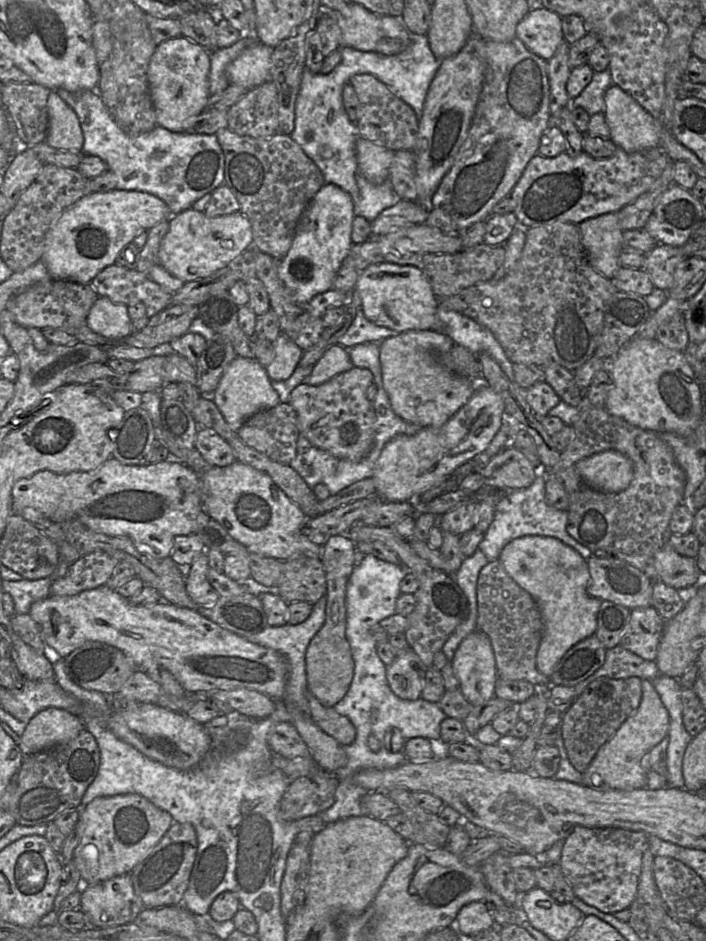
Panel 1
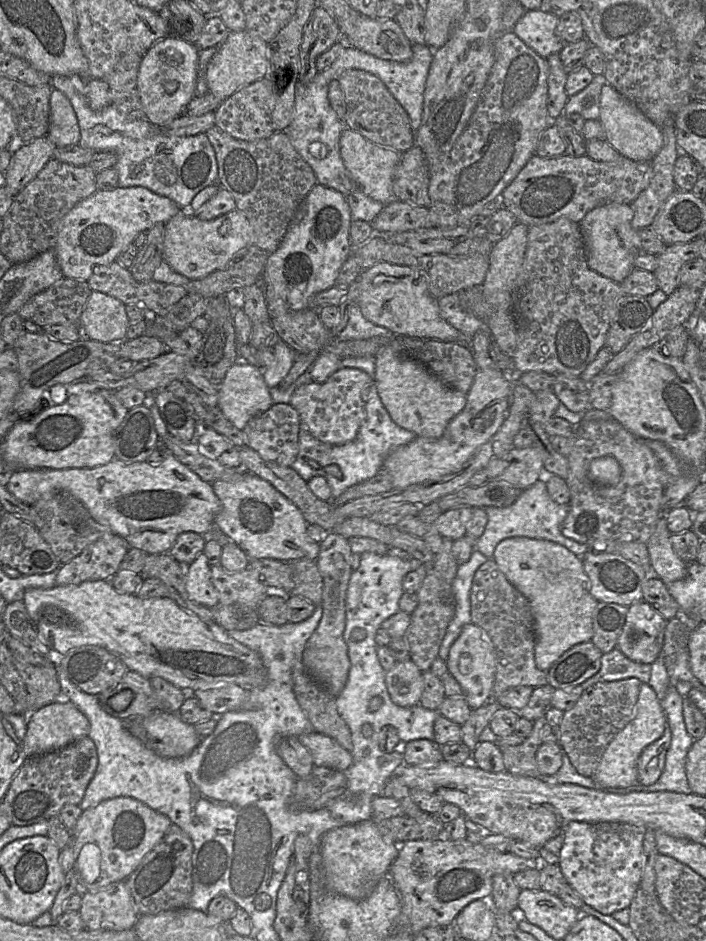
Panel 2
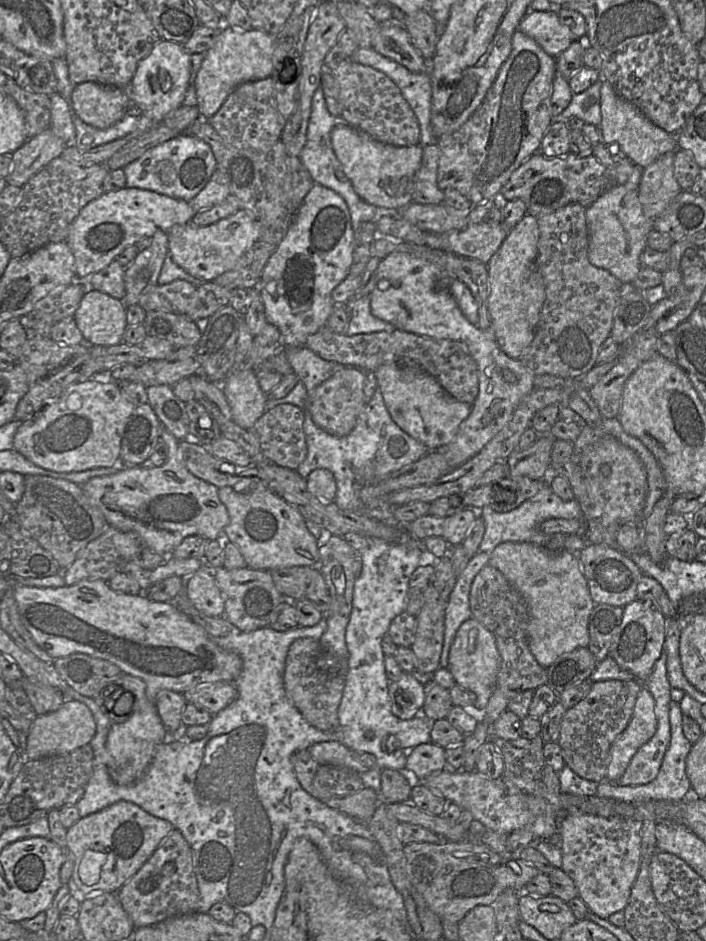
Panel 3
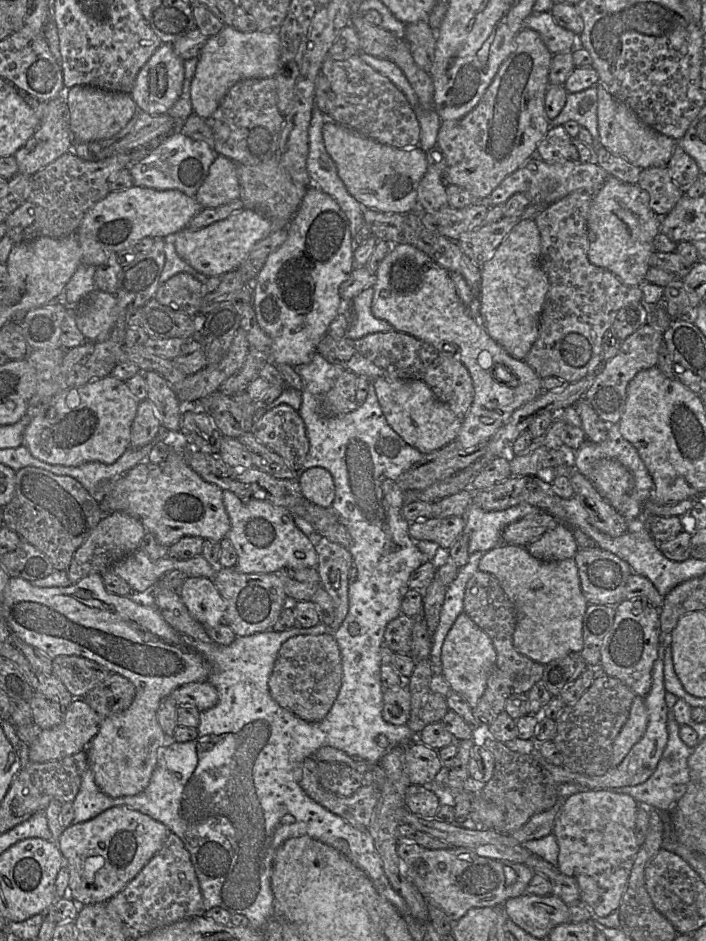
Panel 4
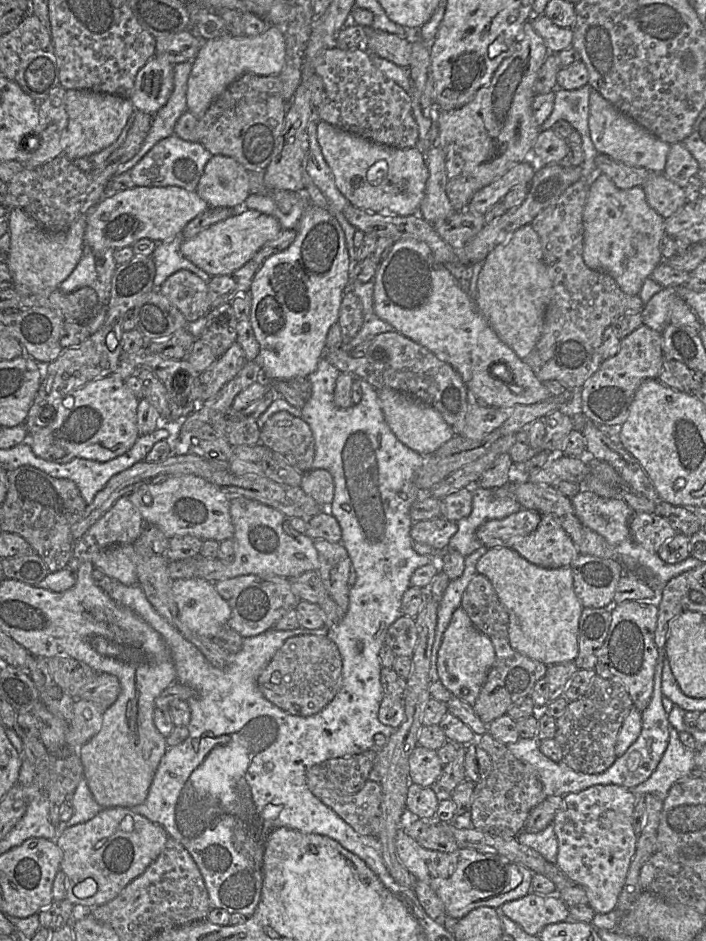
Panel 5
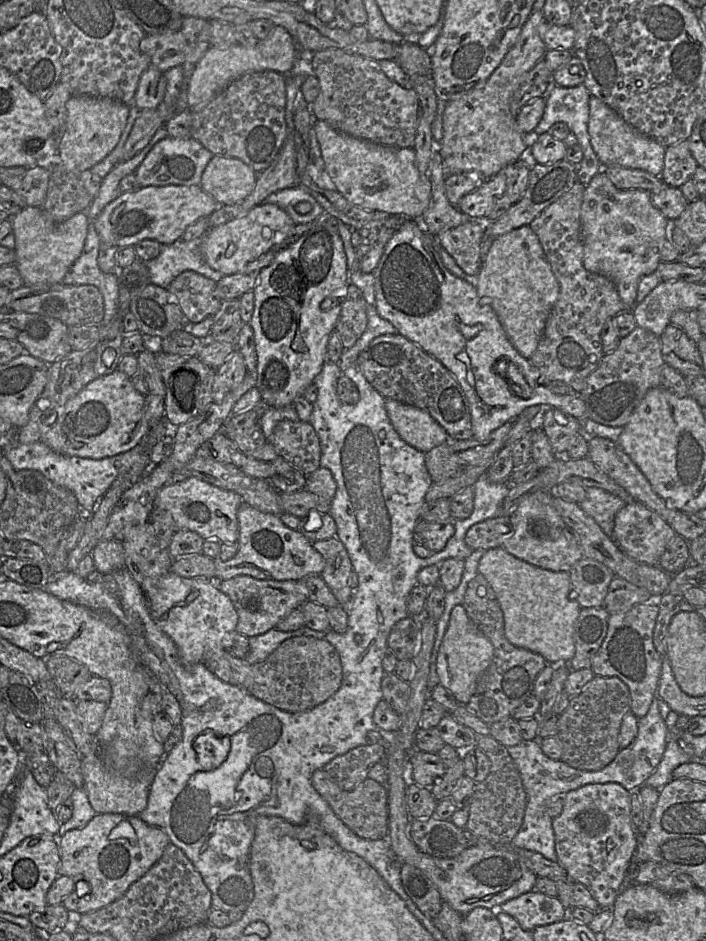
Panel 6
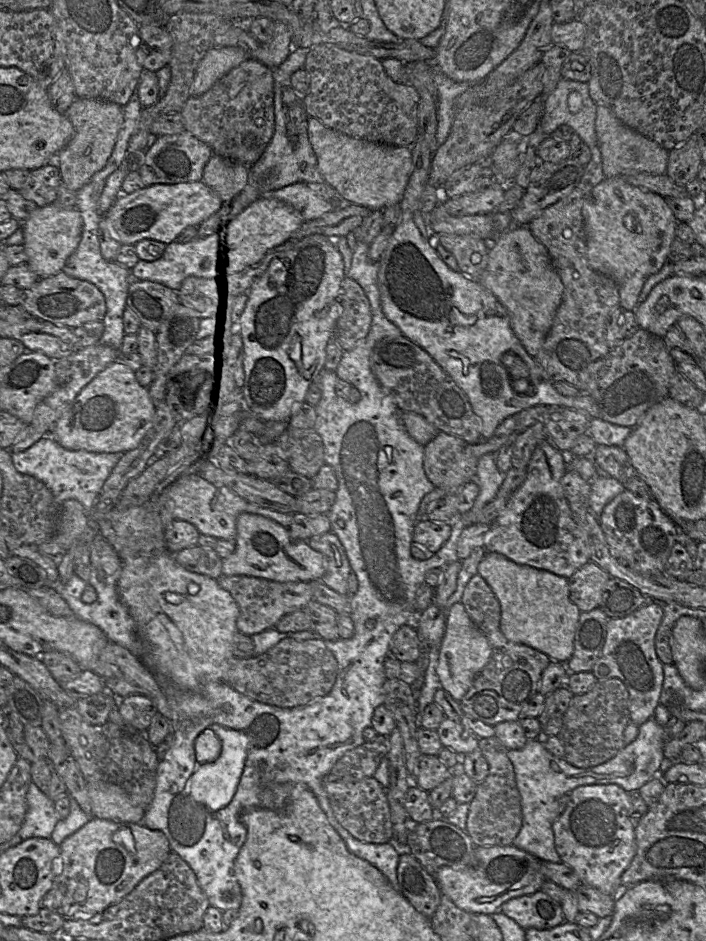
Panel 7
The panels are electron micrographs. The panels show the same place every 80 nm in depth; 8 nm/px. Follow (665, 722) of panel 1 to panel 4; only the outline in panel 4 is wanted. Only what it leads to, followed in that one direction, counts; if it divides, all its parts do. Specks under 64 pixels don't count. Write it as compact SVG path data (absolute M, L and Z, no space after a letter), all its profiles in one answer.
M636 696L632 702L627 721L614 739L610 768L619 765L631 748L641 740L648 723L645 697Z

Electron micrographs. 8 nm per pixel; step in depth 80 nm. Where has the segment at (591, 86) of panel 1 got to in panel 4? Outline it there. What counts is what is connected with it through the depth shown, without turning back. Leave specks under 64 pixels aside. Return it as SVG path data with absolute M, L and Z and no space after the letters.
M597 85L577 93L568 93L566 103L561 112L550 121L550 126L564 125L570 120L578 122L586 128L592 138L591 149L595 161L595 150L599 143L598 120L597 120Z

